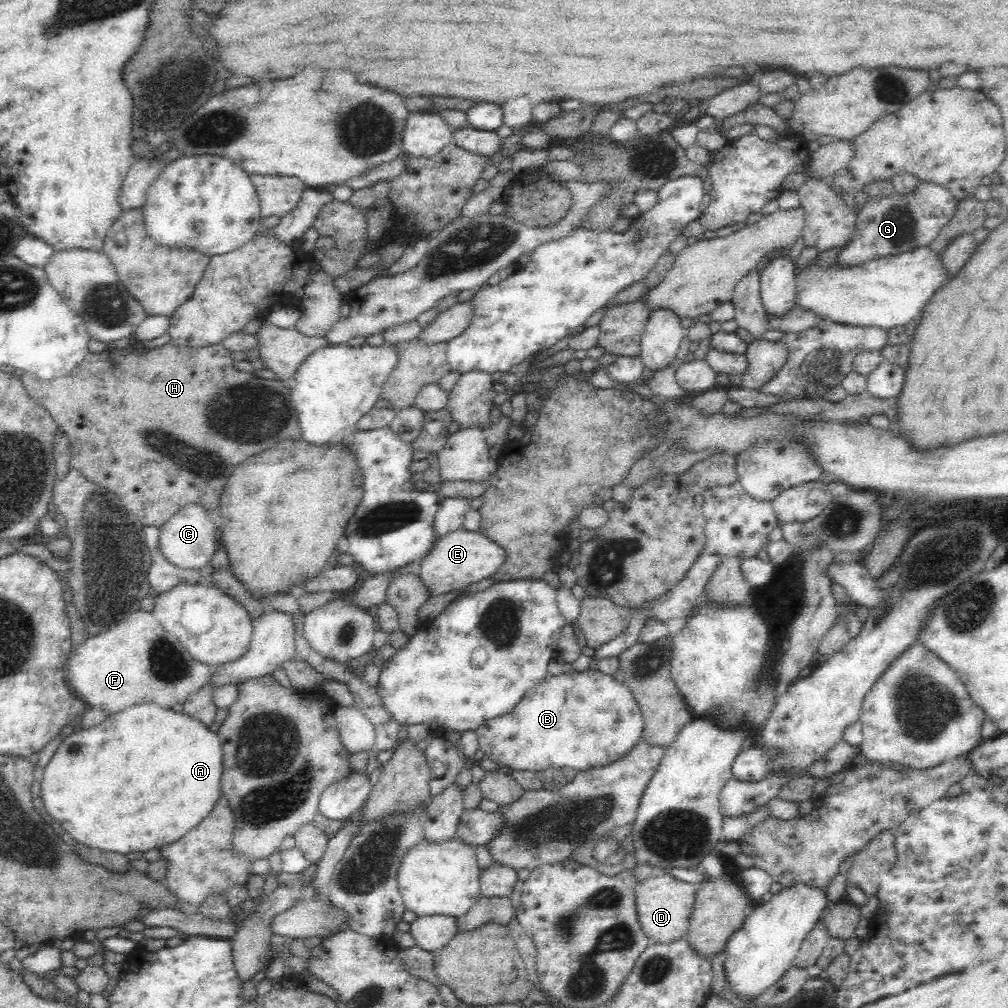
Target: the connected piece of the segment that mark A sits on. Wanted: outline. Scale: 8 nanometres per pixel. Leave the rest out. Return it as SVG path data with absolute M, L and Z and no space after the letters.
M136 704L108 716L102 724L62 737L44 769L40 795L44 810L76 842L123 855L170 844L193 830L221 798L222 741L196 718L182 712Z

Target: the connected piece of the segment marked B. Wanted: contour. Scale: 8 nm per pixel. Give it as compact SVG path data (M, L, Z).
M588 669L546 675L528 689L514 710L489 719L475 731L489 760L511 770L538 773L552 767L586 771L610 765L640 741L642 728L644 717L632 691L613 675Z

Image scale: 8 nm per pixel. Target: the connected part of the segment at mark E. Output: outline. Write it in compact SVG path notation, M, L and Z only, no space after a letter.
M464 528L443 536L420 562L416 575L428 591L428 598L458 591L469 584L489 578L506 561L506 552L478 531Z

